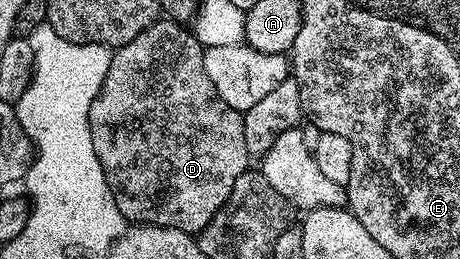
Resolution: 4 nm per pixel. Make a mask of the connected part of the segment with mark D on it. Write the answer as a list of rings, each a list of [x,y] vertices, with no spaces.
[[[170,17],[160,18],[158,21],[150,23],[133,41],[129,41],[124,47],[114,48],[109,65],[109,73],[105,73],[105,81],[97,93],[97,97],[91,102],[89,109],[89,133],[93,137],[93,149],[97,153],[97,161],[101,161],[101,169],[109,181],[109,189],[117,201],[117,209],[121,209],[124,220],[131,225],[150,225],[153,227],[168,227],[184,231],[186,235],[194,236],[205,229],[209,221],[225,205],[229,193],[233,193],[233,185],[237,182],[237,177],[248,170],[249,156],[245,145],[245,129],[243,128],[243,117],[240,112],[235,111],[213,89],[213,81],[209,81],[209,75],[205,73],[203,64],[204,46],[195,40],[194,34],[187,31],[182,22]]]

